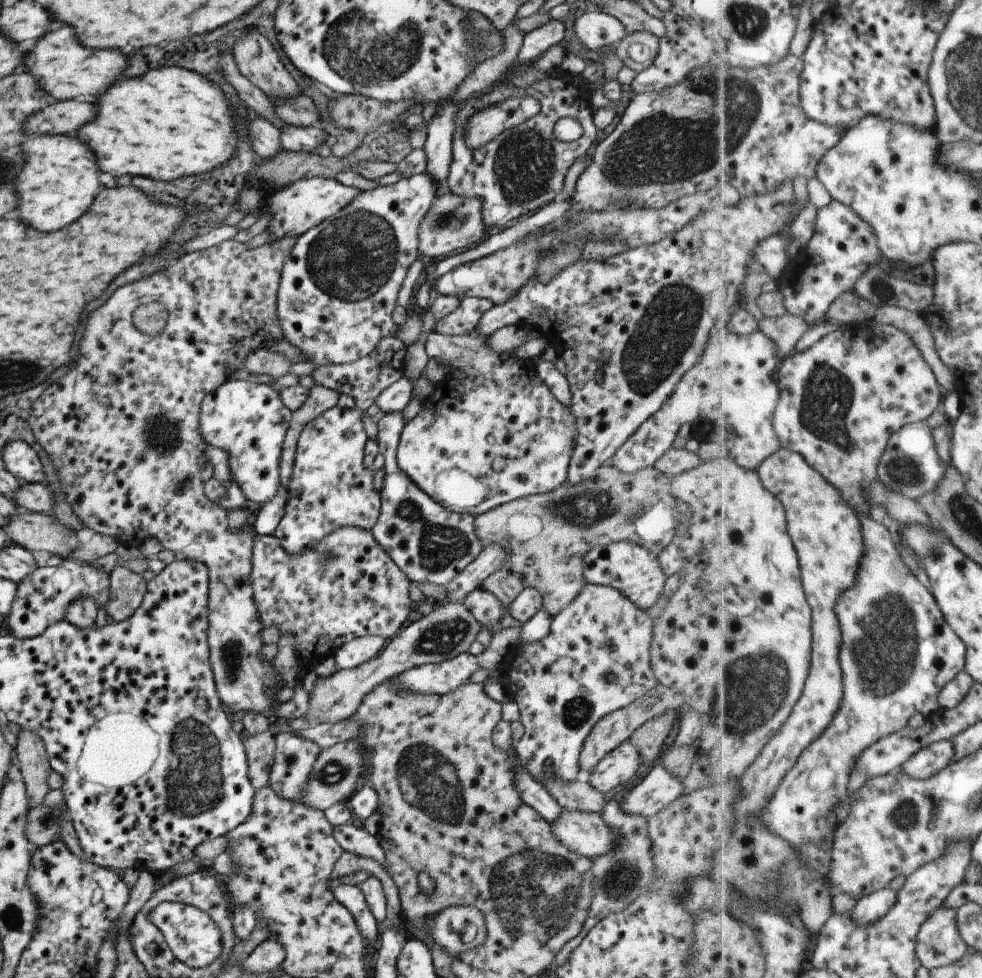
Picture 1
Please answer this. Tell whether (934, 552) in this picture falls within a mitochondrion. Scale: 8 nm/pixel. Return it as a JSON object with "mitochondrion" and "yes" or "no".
{"mitochondrion":"yes"}

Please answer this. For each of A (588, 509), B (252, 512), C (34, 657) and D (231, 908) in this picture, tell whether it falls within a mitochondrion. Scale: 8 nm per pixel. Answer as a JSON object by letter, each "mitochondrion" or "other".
{"A":"mitochondrion","B":"other","C":"other","D":"other"}

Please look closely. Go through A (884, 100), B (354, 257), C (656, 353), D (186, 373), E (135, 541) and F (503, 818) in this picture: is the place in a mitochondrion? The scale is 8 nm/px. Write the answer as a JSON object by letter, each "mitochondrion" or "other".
{"A":"other","B":"mitochondrion","C":"mitochondrion","D":"other","E":"other","F":"other"}

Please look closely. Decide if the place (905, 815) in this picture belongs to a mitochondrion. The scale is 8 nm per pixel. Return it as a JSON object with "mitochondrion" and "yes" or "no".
{"mitochondrion":"yes"}

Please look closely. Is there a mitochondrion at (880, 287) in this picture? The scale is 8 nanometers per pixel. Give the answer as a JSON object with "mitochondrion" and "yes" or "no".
{"mitochondrion":"yes"}

